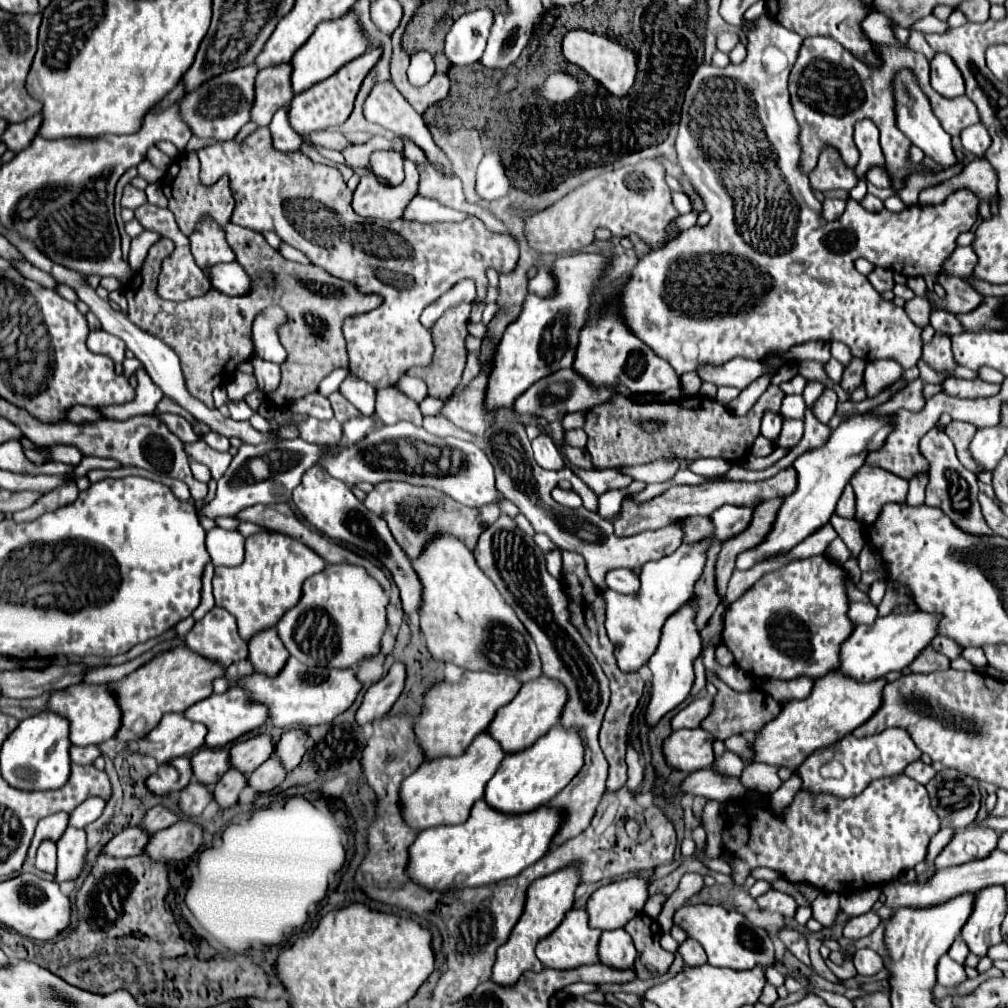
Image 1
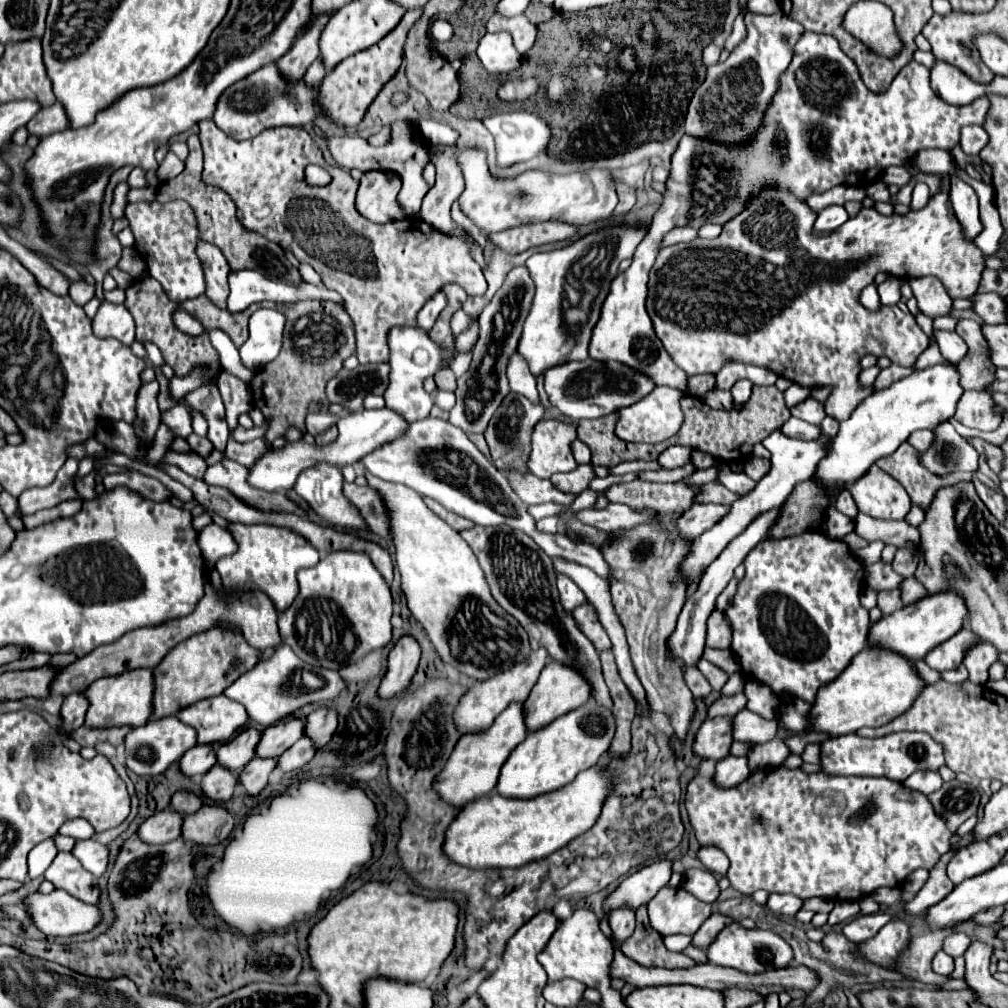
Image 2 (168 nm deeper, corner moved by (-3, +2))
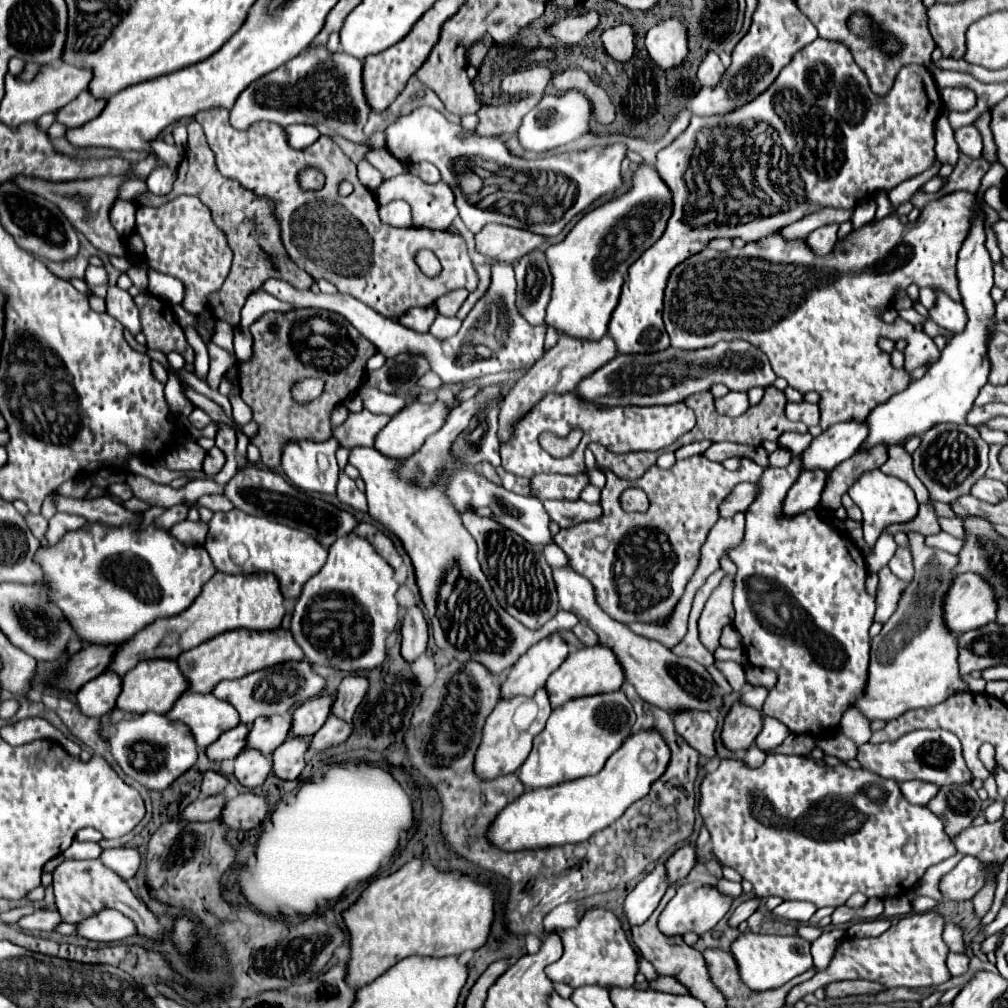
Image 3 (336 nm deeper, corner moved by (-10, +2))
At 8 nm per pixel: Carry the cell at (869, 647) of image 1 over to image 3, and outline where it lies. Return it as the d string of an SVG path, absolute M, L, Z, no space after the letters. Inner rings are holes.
M974 573L956 577L942 601L942 619L950 633L960 635L980 629L996 617L992 587Z

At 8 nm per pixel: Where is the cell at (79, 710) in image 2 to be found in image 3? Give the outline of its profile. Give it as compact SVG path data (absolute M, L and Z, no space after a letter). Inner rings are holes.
M108 671L82 685L76 693L78 709L82 711L82 715L100 719L108 711L112 711L120 693L120 681L122 679L116 673Z

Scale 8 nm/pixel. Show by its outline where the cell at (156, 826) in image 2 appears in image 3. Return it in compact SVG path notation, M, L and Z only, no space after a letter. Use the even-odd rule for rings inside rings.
M220 795L196 799L184 811L180 811L176 815L176 819L180 819L180 821L214 821L214 819L218 819L222 805L224 805L224 799Z

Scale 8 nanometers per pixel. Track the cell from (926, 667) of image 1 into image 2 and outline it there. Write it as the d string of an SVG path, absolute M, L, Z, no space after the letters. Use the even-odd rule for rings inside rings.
M961 629L961 633L953 635L949 641L937 645L937 649L933 649L927 657L925 663L937 671L949 671L949 669L957 669L963 663L965 653L973 647L981 643L981 639L969 629Z

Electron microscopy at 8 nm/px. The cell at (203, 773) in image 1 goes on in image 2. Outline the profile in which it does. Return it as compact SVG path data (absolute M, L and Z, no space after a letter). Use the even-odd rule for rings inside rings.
M253 727L243 729L239 735L229 739L227 743L219 745L219 749L217 749L219 765L225 765L227 769L233 769L233 771L243 769L255 757L259 739L261 739L261 731L257 731Z

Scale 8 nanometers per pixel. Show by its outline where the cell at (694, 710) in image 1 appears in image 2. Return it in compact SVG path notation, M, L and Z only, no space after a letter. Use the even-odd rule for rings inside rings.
M743 693L731 695L731 697L719 697L709 707L709 717L735 717L741 709L745 709L747 697Z

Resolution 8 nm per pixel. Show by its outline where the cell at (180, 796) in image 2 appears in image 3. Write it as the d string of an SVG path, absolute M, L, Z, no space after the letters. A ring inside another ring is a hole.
M206 771L204 779L202 779L202 785L200 785L200 797L218 795L226 787L226 783L228 783L228 779L224 775L214 773L214 771Z

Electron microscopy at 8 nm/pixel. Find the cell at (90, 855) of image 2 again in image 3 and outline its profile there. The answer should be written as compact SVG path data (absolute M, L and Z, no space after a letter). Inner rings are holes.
M116 847L116 849L102 849L98 861L112 869L114 873L118 873L120 877L134 877L138 873L140 867L140 853L136 849L128 849L128 847Z

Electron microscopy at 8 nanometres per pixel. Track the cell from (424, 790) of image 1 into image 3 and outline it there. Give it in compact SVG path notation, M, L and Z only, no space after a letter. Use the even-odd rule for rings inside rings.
M540 689L534 697L530 697L530 707L528 697L514 697L508 701L500 701L484 723L482 741L474 757L474 773L484 781L494 781L494 777L516 773L532 749L532 739L544 729L550 711L552 709L548 703L546 689Z

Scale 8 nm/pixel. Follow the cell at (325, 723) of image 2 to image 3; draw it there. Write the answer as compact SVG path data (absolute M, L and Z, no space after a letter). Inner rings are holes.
M360 675L344 677L338 687L338 693L334 697L330 715L352 723L352 715L354 715L356 707L360 705L360 701L364 699L366 691L368 691L368 681L364 677L360 677Z

